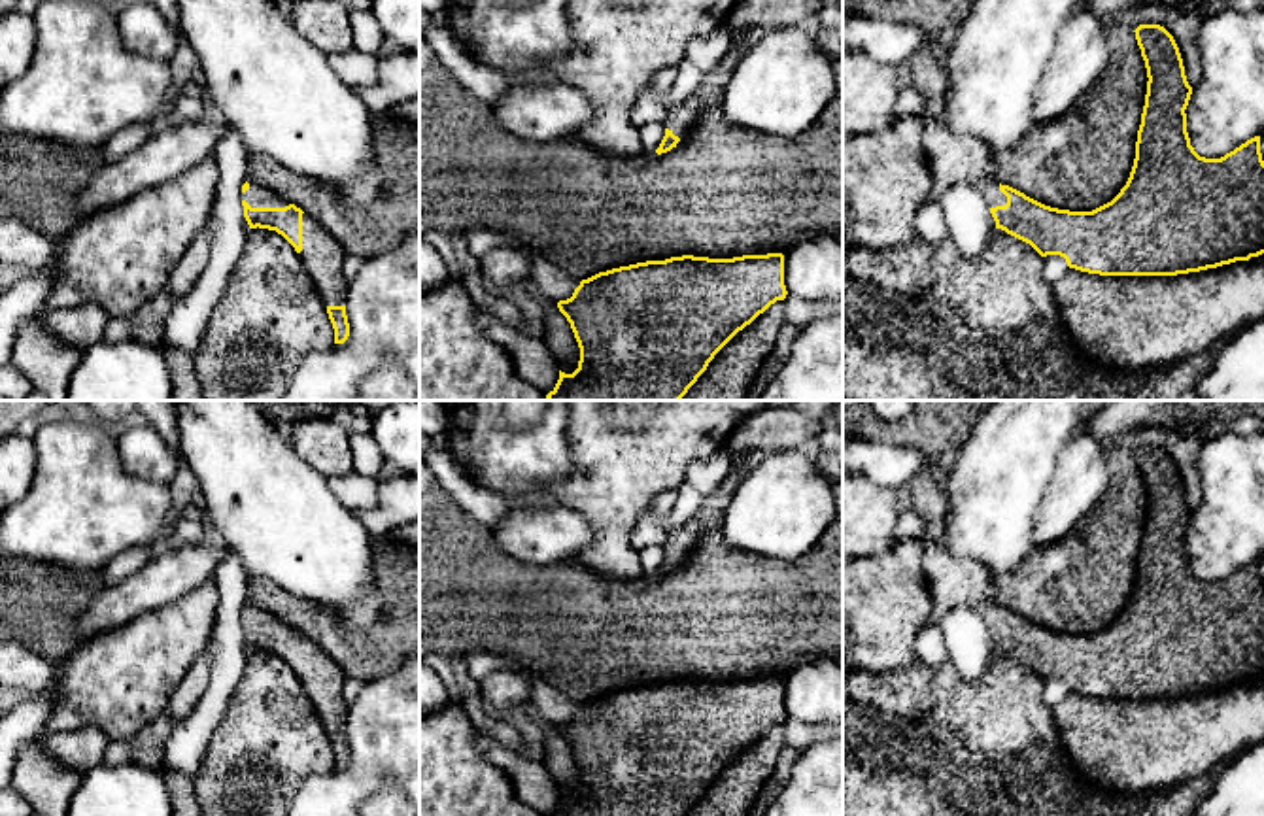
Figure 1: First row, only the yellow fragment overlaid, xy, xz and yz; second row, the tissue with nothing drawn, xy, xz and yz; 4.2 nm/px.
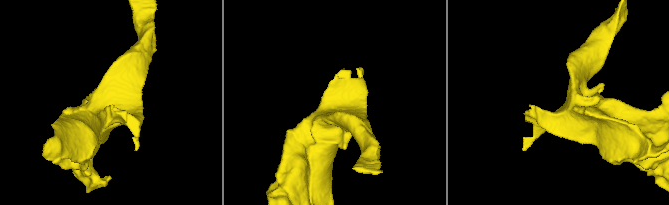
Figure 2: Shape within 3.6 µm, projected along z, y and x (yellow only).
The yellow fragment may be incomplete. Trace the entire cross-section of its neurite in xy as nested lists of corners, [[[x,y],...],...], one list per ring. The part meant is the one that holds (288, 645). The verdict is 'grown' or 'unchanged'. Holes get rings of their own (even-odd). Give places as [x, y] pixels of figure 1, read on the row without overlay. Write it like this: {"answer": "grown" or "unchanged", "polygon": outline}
{"answer": "grown", "polygon": [[[246,604],[240,621],[249,652],[276,654],[300,678],[327,729],[334,767],[344,767],[350,759],[350,746],[346,739],[348,703],[342,695],[346,676],[340,667],[314,640],[259,606]]]}

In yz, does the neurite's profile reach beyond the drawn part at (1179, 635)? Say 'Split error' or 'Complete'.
Split error

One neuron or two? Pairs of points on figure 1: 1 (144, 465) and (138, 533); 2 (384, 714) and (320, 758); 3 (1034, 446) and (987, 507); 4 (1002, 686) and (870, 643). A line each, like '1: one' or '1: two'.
1: two
2: two
3: one
4: two

